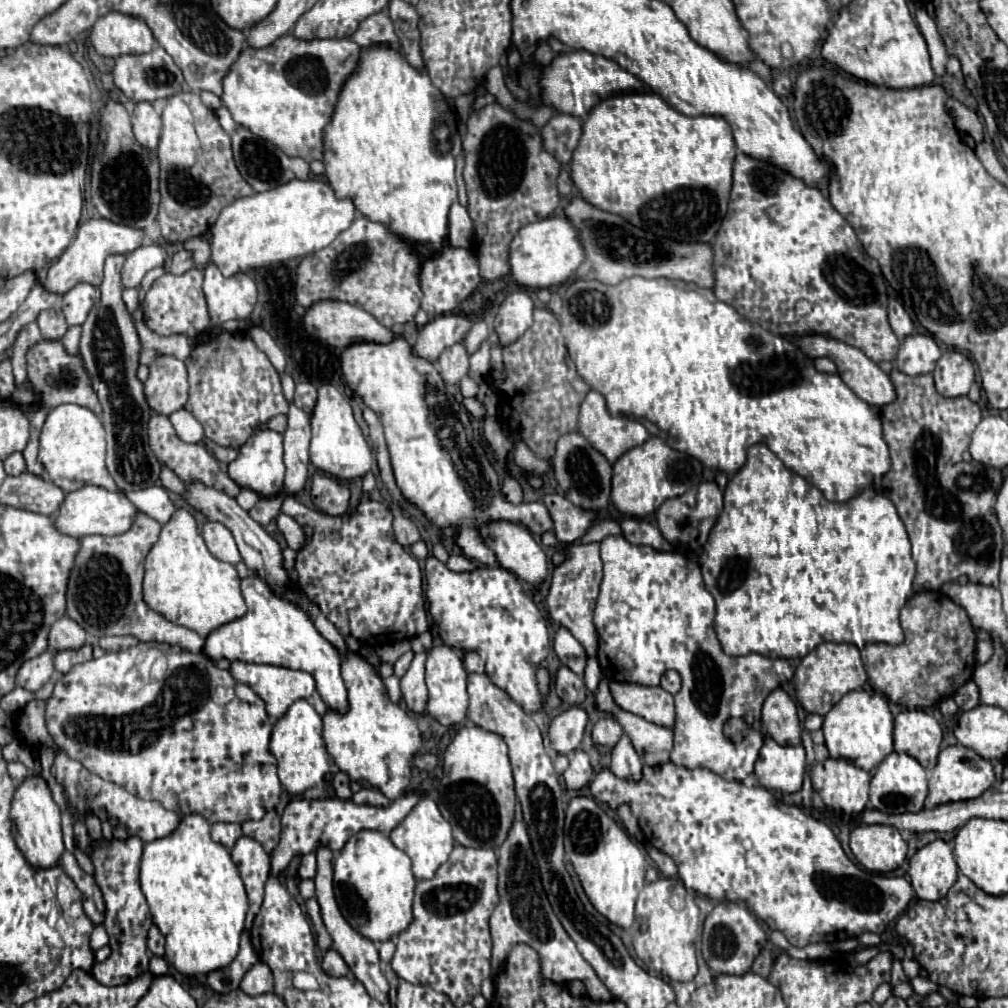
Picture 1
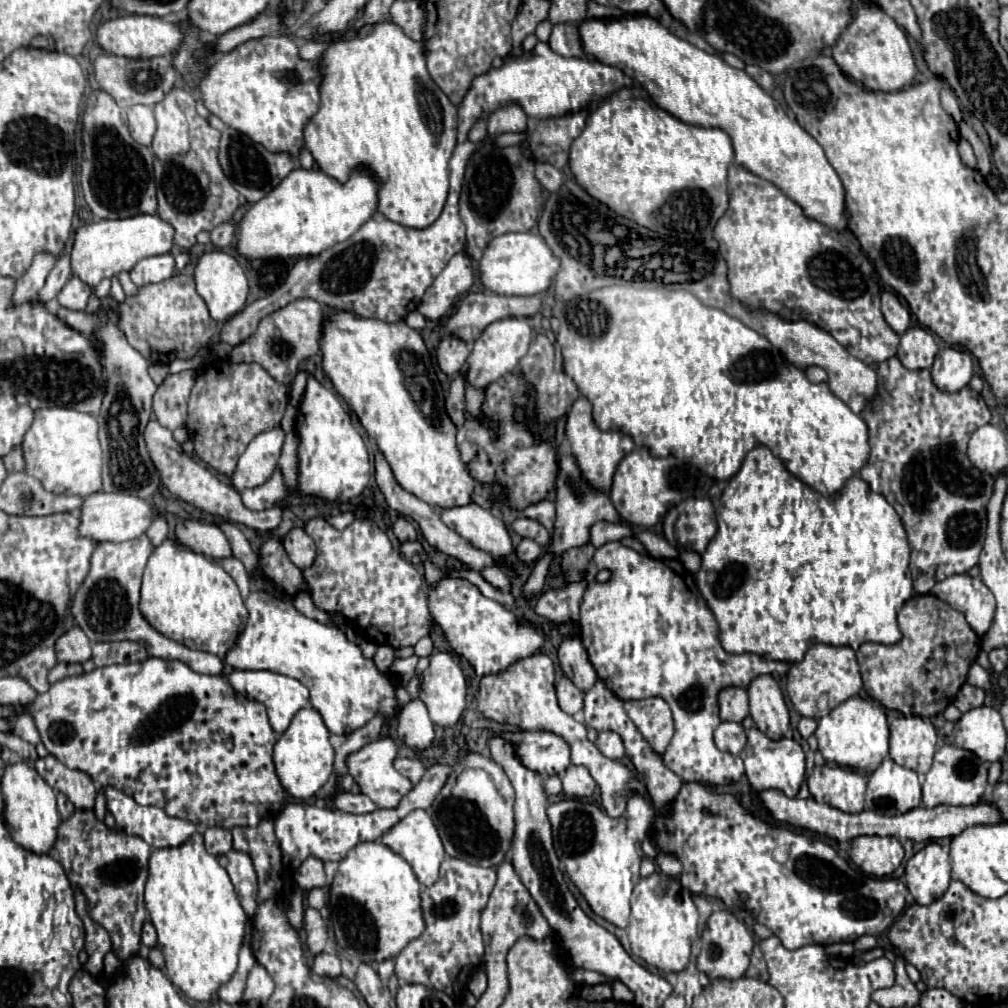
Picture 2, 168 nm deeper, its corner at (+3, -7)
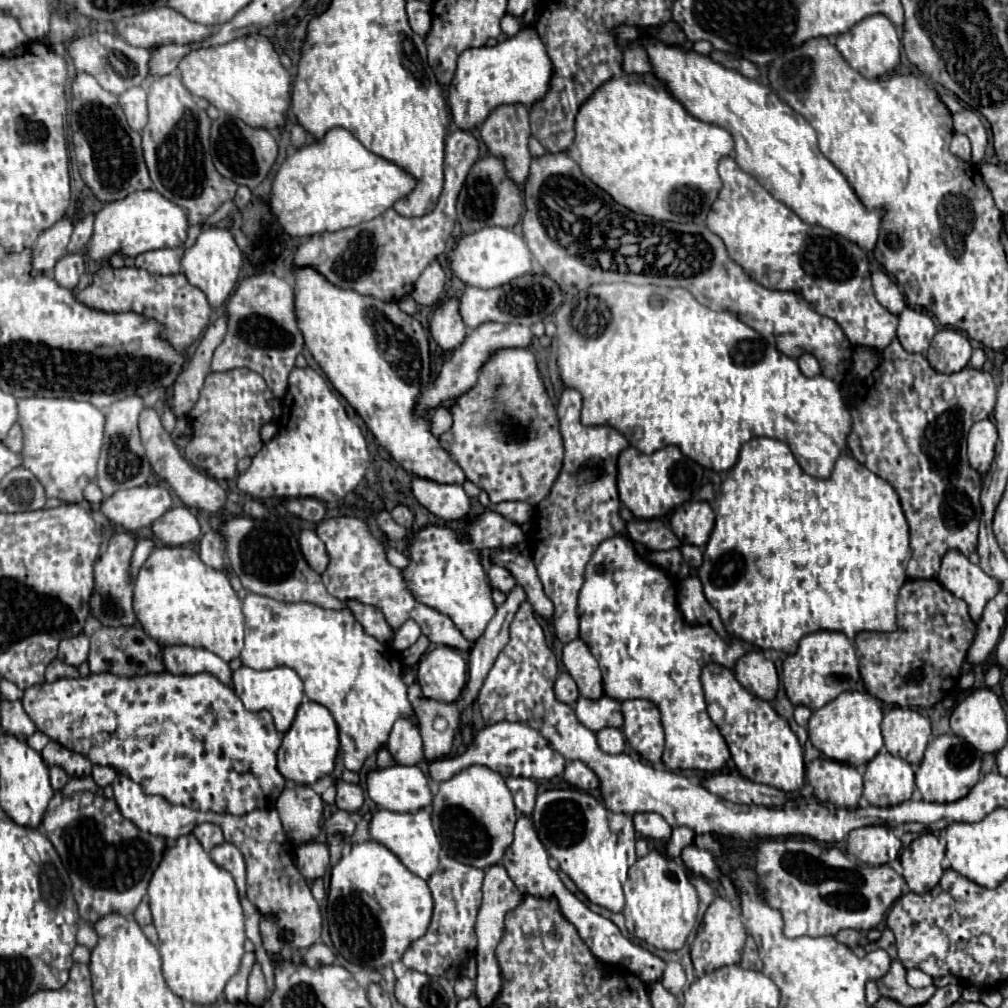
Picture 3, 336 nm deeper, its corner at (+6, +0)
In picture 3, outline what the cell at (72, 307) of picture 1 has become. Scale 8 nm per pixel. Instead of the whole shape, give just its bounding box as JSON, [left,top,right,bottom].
[54,253,84,289]

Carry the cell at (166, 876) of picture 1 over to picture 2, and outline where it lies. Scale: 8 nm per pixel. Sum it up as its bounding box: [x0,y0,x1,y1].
[145,832,247,1002]

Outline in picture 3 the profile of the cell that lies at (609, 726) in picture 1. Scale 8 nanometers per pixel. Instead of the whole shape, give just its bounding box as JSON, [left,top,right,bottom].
[596,727,626,753]

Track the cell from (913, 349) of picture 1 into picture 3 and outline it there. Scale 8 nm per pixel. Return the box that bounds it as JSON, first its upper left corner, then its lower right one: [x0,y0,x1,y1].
[897,307,936,353]

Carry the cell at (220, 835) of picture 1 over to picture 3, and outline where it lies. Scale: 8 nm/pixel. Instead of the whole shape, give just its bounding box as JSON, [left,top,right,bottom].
[192,823,224,851]

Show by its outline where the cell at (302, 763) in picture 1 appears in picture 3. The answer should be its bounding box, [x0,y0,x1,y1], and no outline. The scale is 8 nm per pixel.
[278,699,338,785]

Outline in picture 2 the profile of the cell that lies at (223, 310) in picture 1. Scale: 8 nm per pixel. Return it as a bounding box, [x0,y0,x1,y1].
[195,250,249,322]

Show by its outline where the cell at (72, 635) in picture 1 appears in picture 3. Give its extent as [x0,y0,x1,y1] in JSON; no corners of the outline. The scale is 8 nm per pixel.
[58,635,90,667]

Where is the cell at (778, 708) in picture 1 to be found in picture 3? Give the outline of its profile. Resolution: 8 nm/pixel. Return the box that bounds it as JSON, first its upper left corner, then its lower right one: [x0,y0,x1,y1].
[734,649,778,701]

